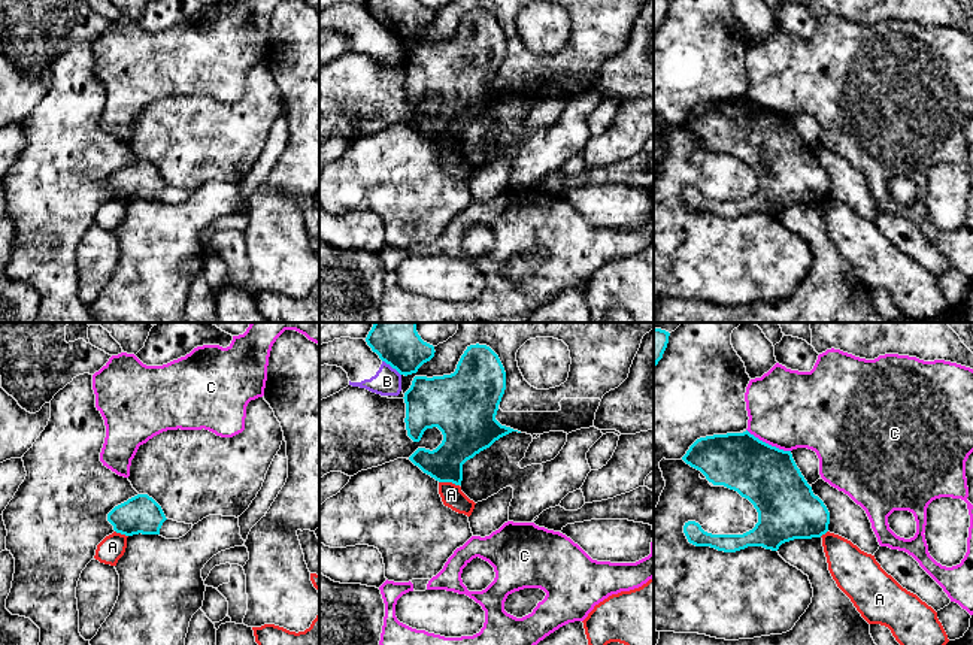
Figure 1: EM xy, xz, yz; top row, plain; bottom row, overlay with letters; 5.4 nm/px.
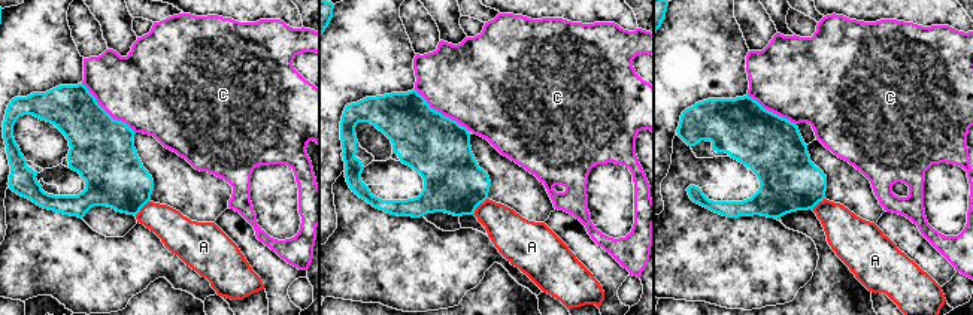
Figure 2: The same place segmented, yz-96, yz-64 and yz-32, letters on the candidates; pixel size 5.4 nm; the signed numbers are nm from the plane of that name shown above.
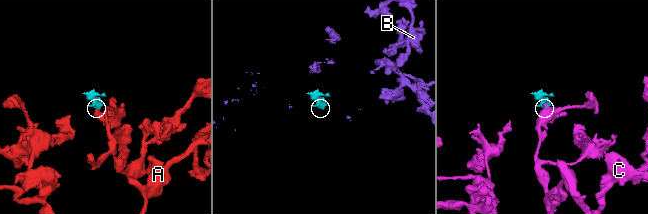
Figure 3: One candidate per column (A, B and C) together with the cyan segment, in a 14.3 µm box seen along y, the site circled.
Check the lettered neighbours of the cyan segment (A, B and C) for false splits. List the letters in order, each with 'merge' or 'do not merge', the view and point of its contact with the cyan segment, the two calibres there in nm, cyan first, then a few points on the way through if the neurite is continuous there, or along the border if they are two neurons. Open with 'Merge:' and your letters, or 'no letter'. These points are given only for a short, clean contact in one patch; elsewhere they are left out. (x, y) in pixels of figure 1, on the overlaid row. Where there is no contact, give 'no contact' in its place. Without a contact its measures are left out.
Merge: no letter
A: do not merge; contact xz (449, 481); calibres 220 and 120 nm; border xz (439, 481), (451, 481), (458, 485)
B: do not merge; contact xz (391, 366); calibres 260 and 150 nm; border xz (382, 360), (400, 375)
C: do not merge; contact yz (767, 444); calibres 320 and 420 nm; border yz (746, 429), (760, 439), (790, 451)

